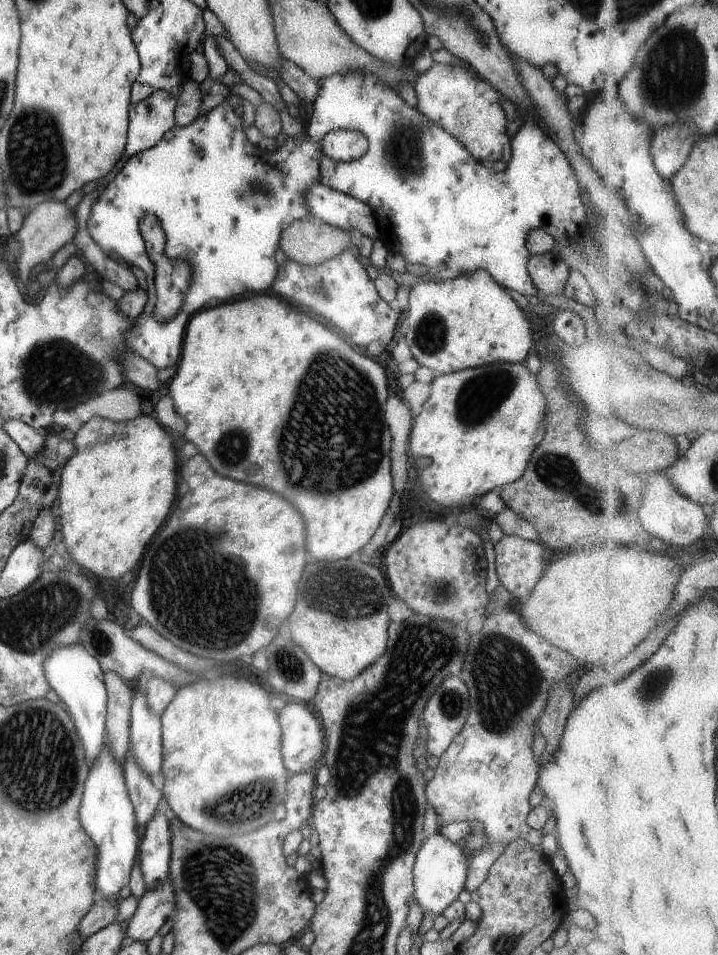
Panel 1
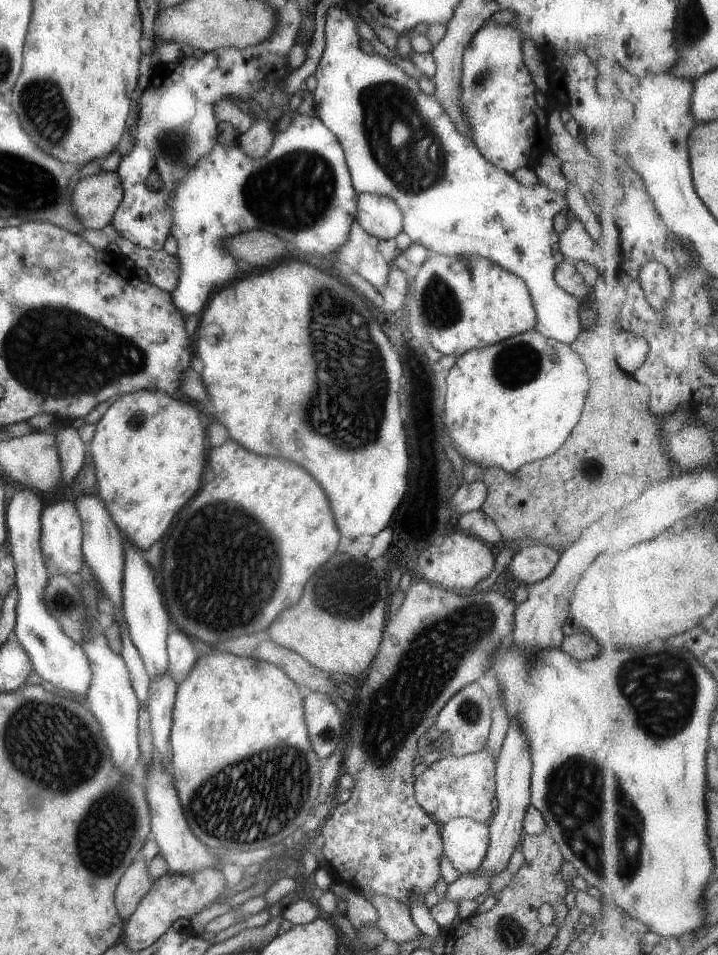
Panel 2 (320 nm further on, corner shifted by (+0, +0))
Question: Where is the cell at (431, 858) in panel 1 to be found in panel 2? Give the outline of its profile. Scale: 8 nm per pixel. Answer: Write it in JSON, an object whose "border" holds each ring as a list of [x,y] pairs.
{"border":[[[467,817],[449,819],[440,826],[442,854],[444,854],[459,876],[470,874],[483,860],[488,847],[489,825],[486,822],[477,822]]]}

